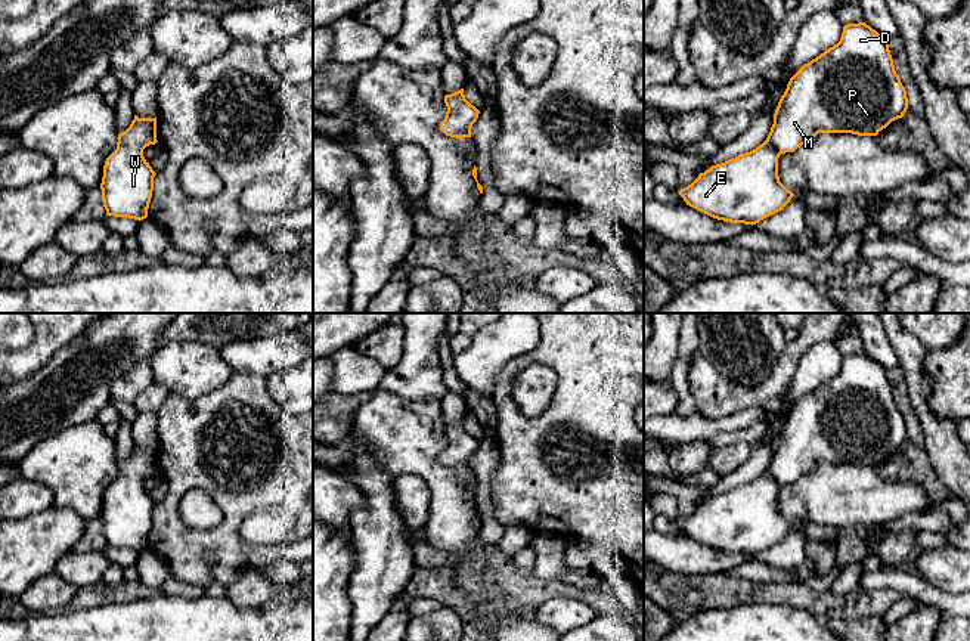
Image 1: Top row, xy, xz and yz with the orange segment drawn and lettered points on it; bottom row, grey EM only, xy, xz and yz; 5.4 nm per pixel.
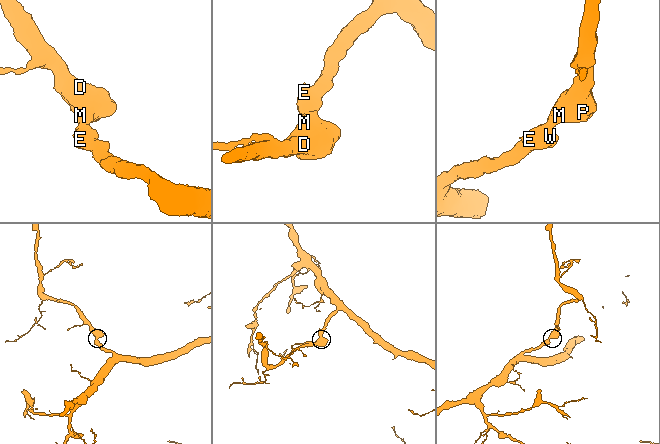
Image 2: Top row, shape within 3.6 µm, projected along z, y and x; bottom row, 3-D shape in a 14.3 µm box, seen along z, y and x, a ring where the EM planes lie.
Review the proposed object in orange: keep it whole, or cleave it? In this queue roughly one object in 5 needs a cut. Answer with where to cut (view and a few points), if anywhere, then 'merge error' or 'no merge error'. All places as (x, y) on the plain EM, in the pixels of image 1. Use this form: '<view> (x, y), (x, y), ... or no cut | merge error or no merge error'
no cut | no merge error

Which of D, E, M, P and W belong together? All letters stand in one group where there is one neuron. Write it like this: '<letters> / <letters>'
D E M P W

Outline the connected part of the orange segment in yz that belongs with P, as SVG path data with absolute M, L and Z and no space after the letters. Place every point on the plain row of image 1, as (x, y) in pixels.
M865 353L843 357L840 372L805 394L788 412L766 471L756 480L712 496L678 521L687 536L723 552L756 555L781 542L794 527L778 508L778 489L818 464L877 467L908 440L907 421L895 402L889 371Z

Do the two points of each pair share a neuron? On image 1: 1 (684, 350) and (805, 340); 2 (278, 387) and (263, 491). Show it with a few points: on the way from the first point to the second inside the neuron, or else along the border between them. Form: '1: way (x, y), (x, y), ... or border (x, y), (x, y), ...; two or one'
1: border (699, 350), (693, 356), (688, 384); two
2: border (266, 377), (269, 395), (290, 414), (297, 415); two

